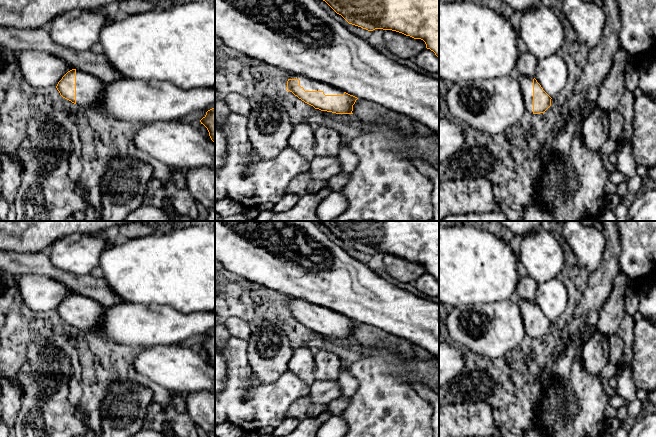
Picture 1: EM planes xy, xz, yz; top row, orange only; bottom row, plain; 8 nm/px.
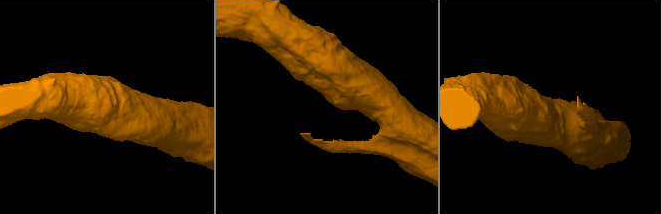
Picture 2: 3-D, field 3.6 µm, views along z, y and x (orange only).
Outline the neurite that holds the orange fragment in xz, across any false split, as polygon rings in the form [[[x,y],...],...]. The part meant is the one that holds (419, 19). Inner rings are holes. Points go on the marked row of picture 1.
[[[323,0],[349,24],[368,31],[392,30],[421,39],[439,58],[439,0]]]

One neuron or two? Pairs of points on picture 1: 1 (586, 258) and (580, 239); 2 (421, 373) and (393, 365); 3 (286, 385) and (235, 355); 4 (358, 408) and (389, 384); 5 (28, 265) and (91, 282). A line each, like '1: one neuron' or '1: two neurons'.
1: one neuron
2: one neuron
3: one neuron
4: one neuron
5: one neuron

